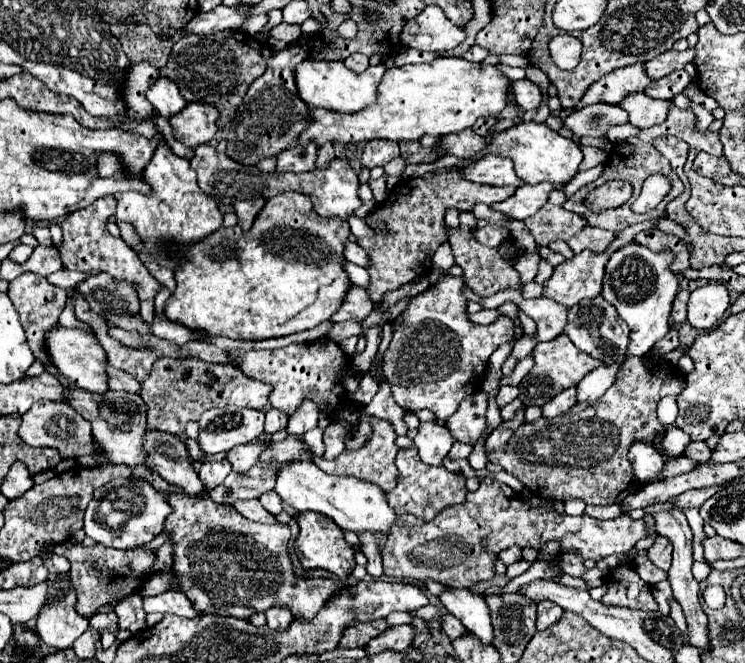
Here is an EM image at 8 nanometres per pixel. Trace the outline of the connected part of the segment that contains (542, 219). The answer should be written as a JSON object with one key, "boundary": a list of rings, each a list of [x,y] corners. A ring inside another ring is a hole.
{"boundary":[[[545,204],[537,214],[525,218],[525,226],[539,246],[547,246],[553,240],[567,242],[573,238],[573,234],[587,226],[587,218],[565,210],[563,206]]]}

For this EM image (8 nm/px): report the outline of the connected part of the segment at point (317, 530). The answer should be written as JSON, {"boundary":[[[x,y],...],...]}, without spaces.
{"boundary":[[[313,511],[301,512],[297,516],[297,522],[299,522],[299,536],[295,540],[295,550],[301,558],[301,564],[305,568],[329,570],[337,578],[347,580],[355,568],[355,558],[353,558],[355,550],[351,544],[347,544],[343,530],[337,524],[329,522],[329,518],[325,518],[323,514]]]}

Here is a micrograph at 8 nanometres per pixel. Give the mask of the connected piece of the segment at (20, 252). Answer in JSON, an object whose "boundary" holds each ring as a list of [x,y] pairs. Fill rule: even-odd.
{"boundary":[[[17,244],[13,250],[11,250],[11,254],[9,254],[9,260],[13,260],[15,264],[23,264],[29,256],[31,256],[31,252],[33,252],[33,248],[31,246],[25,246],[25,244]]]}

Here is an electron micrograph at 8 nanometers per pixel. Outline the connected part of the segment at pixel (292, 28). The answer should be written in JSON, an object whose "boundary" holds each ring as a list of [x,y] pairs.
{"boundary":[[[281,22],[279,26],[275,26],[271,32],[269,32],[271,38],[277,38],[277,40],[283,40],[287,44],[293,44],[299,40],[301,36],[301,26],[297,24],[287,24],[287,22]]]}

